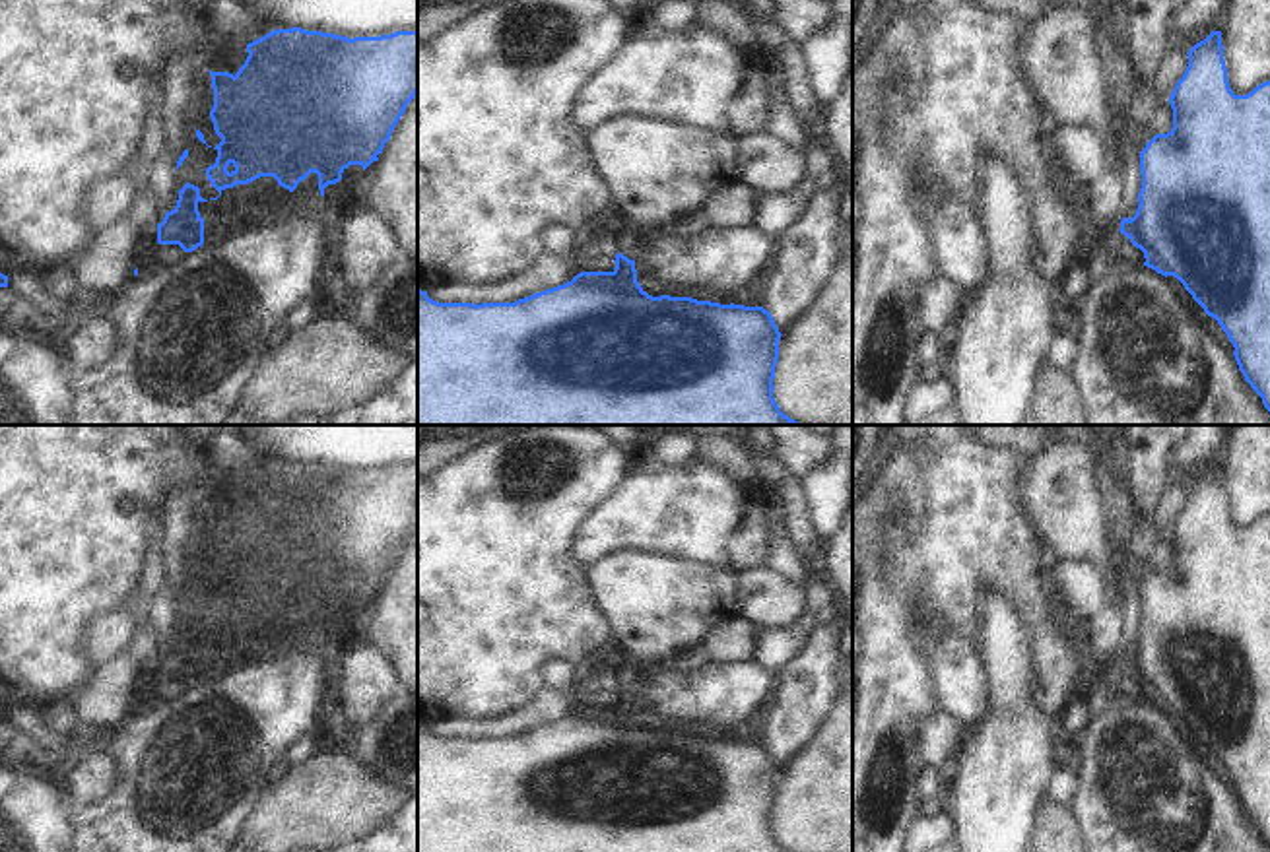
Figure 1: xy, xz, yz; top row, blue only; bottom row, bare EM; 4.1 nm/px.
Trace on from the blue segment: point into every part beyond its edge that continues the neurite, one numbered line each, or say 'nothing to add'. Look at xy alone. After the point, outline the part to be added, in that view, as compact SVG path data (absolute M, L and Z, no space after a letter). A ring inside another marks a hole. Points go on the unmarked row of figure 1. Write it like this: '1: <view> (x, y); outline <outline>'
nothing to add

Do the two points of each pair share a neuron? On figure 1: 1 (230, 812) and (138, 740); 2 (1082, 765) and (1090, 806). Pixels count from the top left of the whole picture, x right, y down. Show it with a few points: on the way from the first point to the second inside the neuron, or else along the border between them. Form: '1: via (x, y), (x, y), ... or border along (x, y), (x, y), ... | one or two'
1: via (210, 779), (210, 755), (204, 746), (171, 746) | one
2: via (1090, 775), (1090, 796) | one

